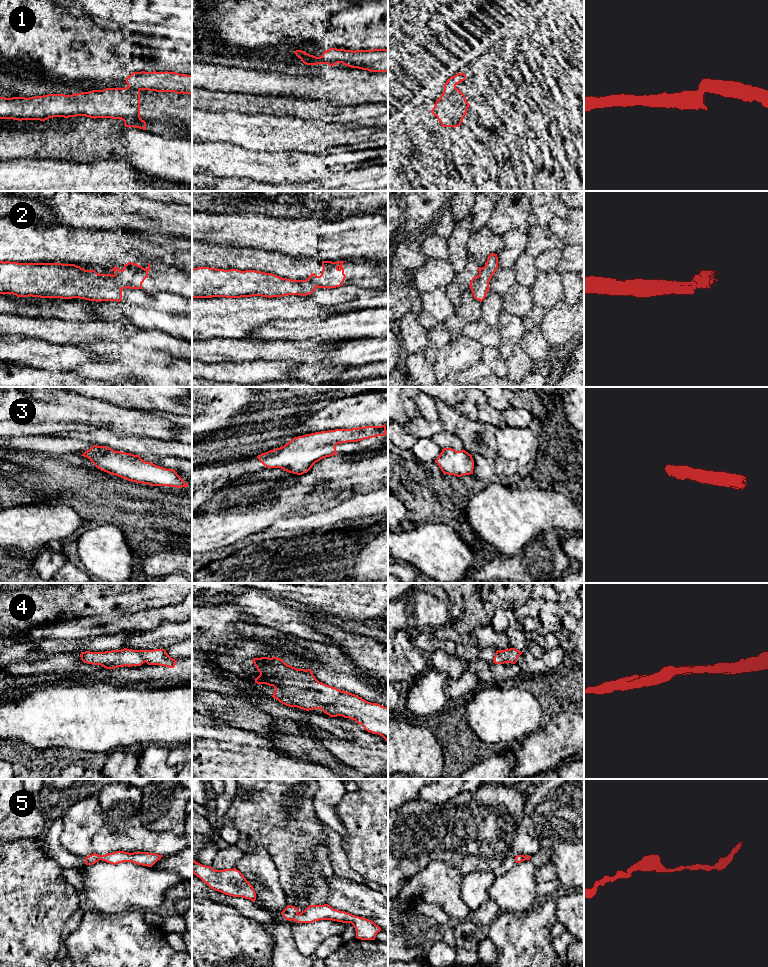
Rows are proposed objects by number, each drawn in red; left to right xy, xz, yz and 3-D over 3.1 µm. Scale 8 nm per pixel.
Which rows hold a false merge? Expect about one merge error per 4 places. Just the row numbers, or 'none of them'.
2

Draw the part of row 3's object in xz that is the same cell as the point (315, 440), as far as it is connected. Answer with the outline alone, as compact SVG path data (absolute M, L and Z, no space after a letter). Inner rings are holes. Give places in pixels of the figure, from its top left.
M385 424L315 432L294 437L284 446L262 453L257 458L267 468L281 468L302 475L321 459L337 455L336 446L340 443L358 442L386 434Z

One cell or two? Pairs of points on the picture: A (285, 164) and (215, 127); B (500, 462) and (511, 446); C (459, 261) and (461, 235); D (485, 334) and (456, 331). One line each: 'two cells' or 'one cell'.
A: two cells
B: two cells
C: one cell
D: two cells

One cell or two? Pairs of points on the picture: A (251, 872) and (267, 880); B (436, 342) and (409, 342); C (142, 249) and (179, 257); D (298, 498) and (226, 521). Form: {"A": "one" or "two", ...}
{"A": "one", "B": "two", "C": "one", "D": "one"}

